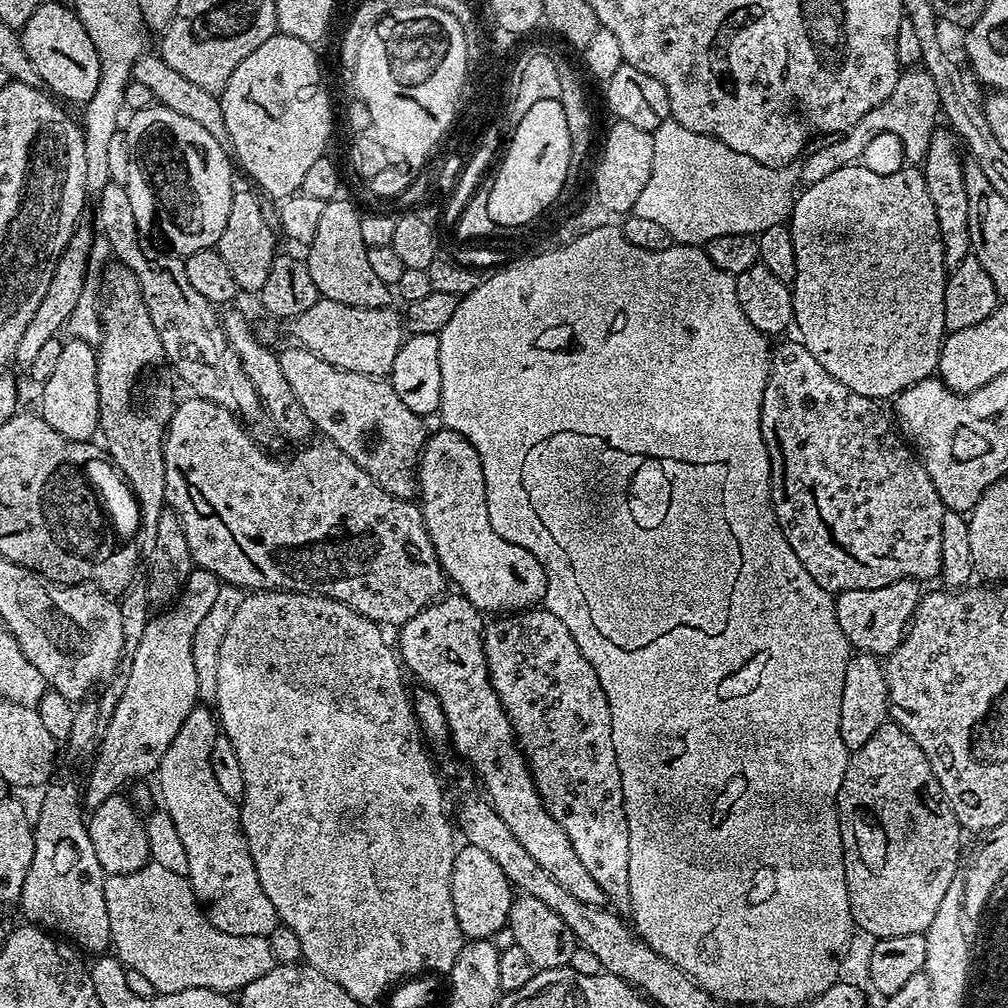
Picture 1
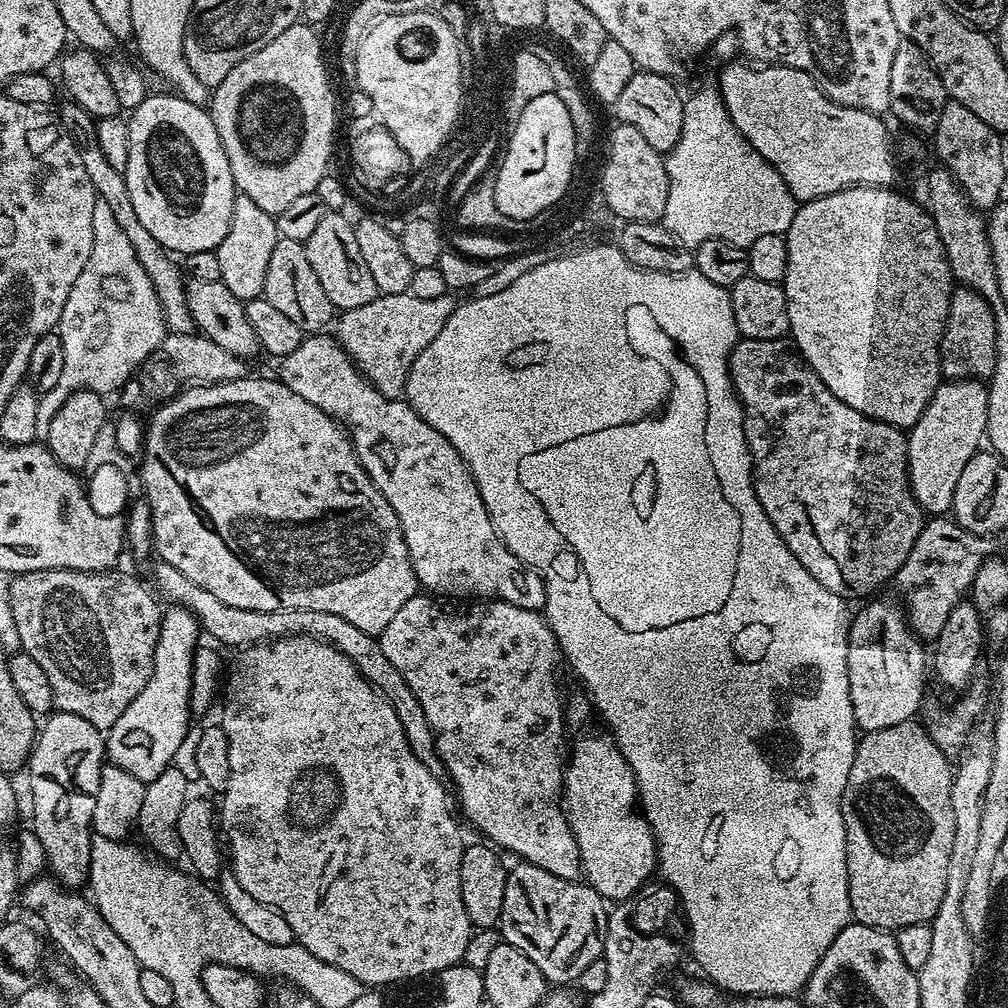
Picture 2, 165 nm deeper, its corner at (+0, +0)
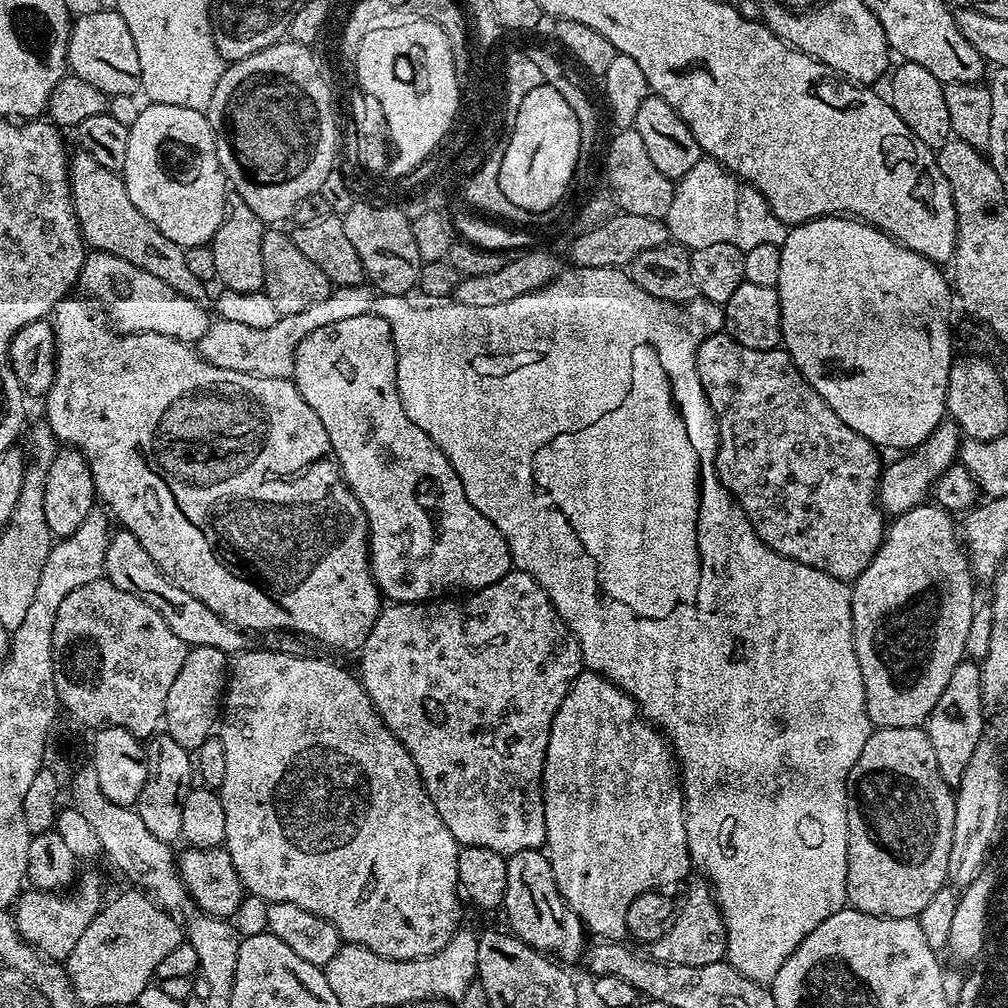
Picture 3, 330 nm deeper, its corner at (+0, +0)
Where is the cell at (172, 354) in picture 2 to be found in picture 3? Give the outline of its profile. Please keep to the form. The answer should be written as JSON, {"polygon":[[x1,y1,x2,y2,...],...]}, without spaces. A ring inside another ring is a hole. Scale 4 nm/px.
{"polygon":[[367,283,358,284,354,288,336,286,322,302,314,302,310,310,302,310,302,314,280,316,278,322,274,322,274,326,266,326,266,330,217,319,209,327,208,333,200,339,198,351,203,360,209,360,222,370,238,370,238,374,287,380,294,370,294,354,302,338,314,334,314,330,322,326,330,326,330,322,338,322,342,318,355,318,357,314,373,311,373,308,374,292]]}

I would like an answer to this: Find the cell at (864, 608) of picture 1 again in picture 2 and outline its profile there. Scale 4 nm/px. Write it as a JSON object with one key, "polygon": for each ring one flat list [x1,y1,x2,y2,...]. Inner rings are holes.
{"polygon":[[932,518,925,523,924,529,918,534,918,542,914,542,914,550,906,554,906,562,902,562,894,577,894,584,900,587,900,592,904,595,902,604,906,609,908,624,921,641,935,641,942,626,946,626,946,618,950,618,950,610,954,610,954,606,969,595,974,576,978,574,982,562,989,559,988,544,985,537,968,532,955,519]]}

